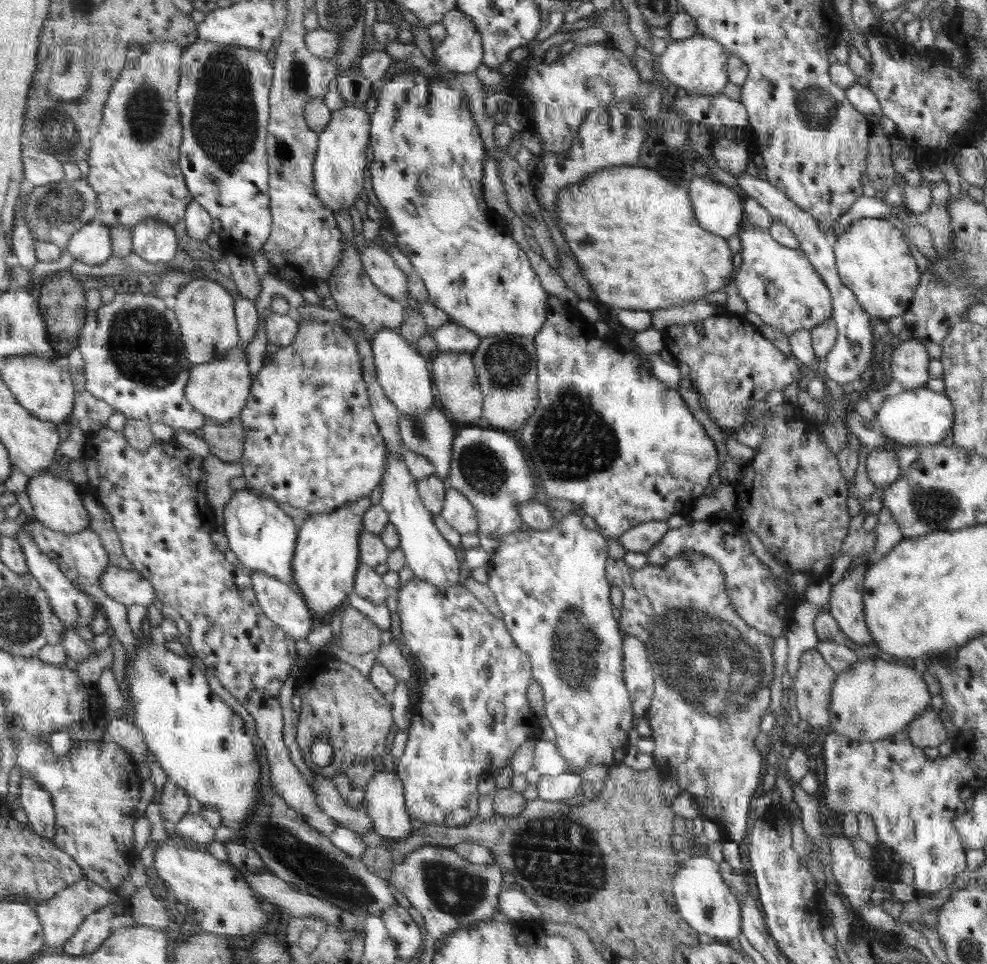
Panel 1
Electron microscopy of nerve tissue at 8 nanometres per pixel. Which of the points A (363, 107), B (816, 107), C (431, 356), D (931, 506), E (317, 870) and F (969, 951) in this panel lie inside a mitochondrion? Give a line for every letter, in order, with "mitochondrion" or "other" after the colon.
A: other
B: mitochondrion
C: other
D: mitochondrion
E: mitochondrion
F: mitochondrion

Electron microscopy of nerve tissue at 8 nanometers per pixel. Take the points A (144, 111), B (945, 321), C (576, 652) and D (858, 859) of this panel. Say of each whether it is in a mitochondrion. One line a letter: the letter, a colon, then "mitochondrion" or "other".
A: mitochondrion
B: other
C: mitochondrion
D: other

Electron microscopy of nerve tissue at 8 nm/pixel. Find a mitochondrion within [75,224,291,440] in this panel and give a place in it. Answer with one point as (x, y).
(140, 343)

